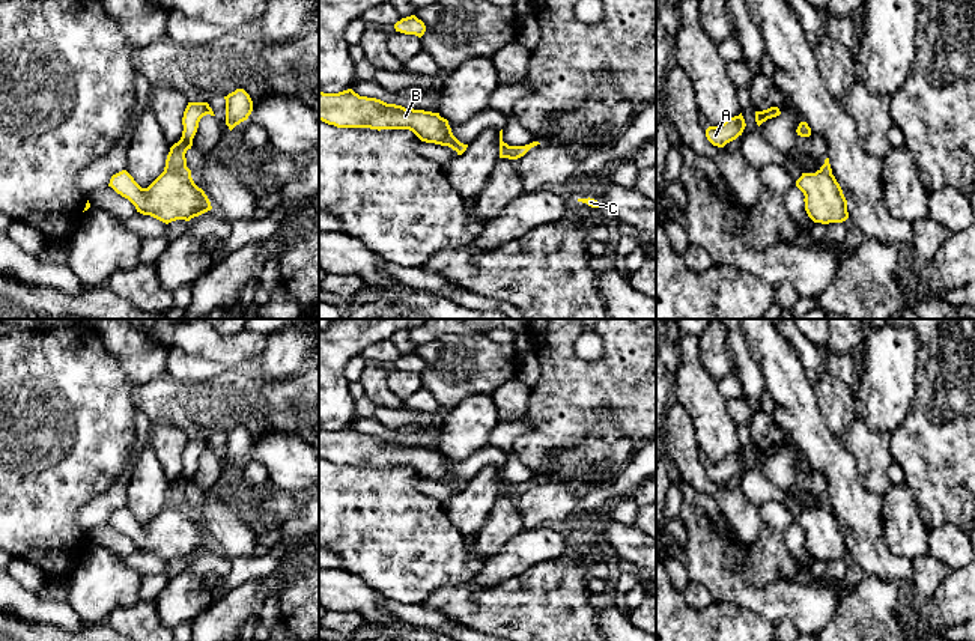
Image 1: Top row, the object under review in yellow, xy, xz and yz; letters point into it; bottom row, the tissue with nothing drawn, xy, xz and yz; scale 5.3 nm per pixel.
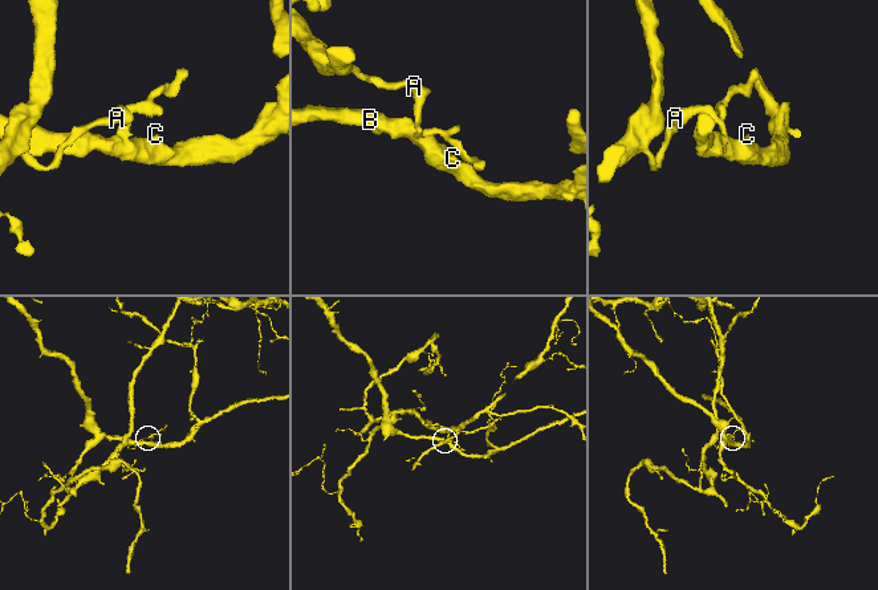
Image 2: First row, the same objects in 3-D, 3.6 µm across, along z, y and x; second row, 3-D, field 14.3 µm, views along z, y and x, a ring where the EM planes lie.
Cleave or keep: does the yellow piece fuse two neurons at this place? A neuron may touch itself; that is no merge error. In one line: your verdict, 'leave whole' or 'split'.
split

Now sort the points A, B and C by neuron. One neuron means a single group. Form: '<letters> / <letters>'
A / B C

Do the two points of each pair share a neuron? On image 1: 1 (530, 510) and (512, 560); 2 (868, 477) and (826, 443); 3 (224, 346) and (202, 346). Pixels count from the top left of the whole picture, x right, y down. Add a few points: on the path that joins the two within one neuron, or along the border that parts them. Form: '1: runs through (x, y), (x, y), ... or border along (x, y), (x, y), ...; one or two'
1: border along (560, 524), (543, 524), (525, 530); two
2: border along (838, 438), (856, 464), (858, 479), (880, 495); two
3: runs through (218, 346), (208, 346); one

